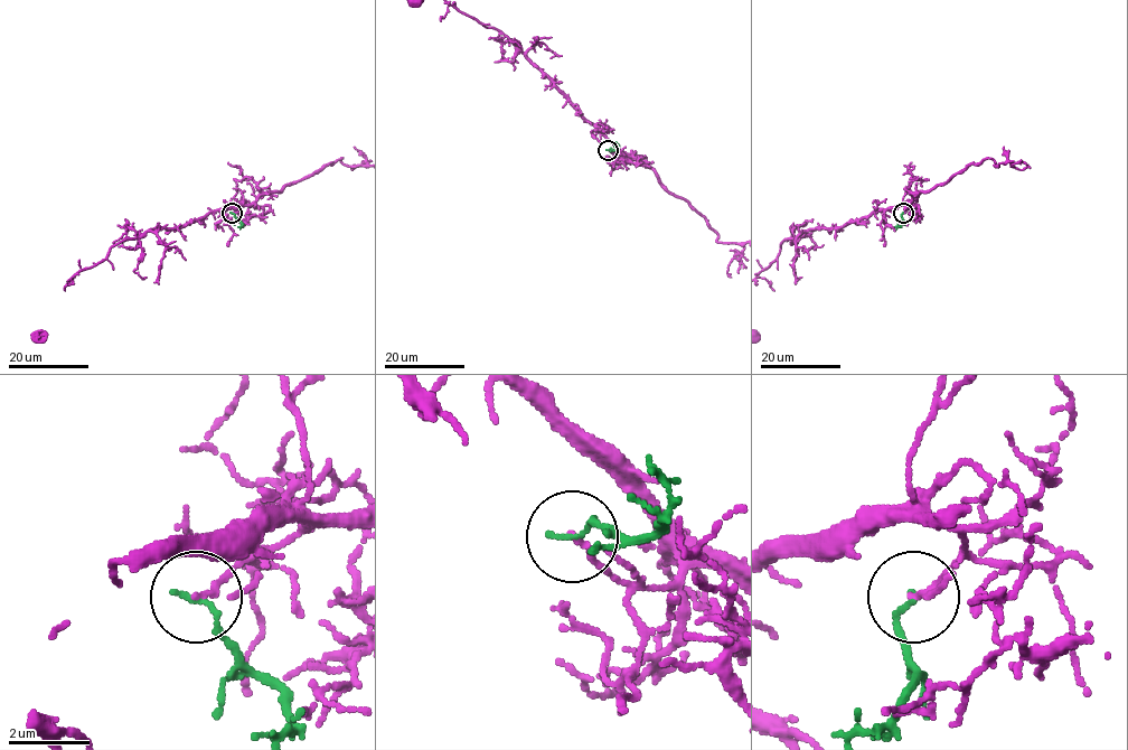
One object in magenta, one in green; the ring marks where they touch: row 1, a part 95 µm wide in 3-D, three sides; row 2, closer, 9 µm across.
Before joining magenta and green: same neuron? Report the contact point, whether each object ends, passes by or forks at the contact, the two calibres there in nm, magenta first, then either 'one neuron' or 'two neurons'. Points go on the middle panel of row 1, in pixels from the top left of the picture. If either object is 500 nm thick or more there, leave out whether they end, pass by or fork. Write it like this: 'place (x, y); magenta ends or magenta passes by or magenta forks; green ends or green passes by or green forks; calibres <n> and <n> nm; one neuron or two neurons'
place (608, 150); magenta ends; green ends; calibres 140 and 130 nm; two neurons

